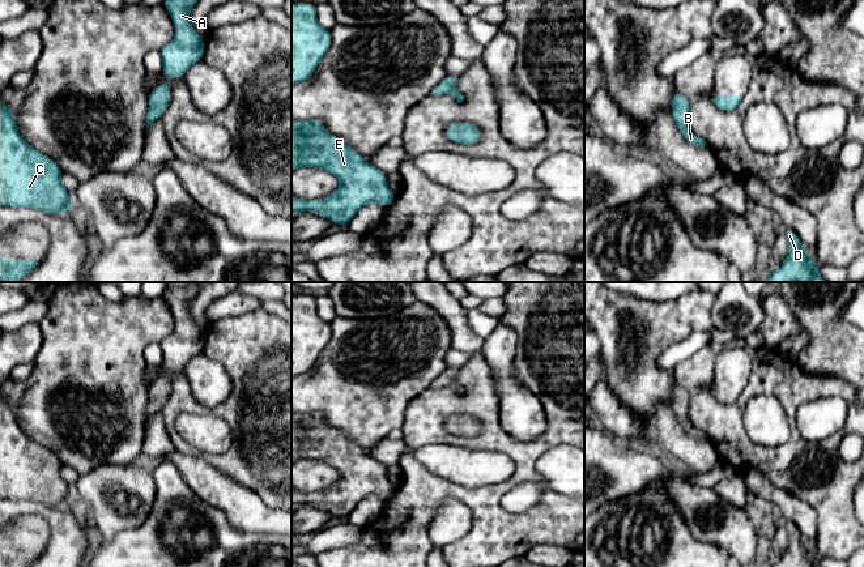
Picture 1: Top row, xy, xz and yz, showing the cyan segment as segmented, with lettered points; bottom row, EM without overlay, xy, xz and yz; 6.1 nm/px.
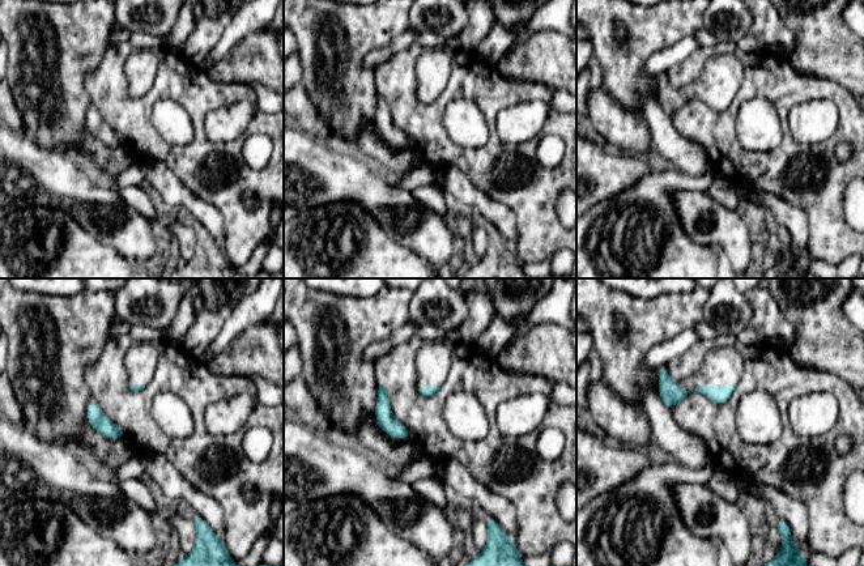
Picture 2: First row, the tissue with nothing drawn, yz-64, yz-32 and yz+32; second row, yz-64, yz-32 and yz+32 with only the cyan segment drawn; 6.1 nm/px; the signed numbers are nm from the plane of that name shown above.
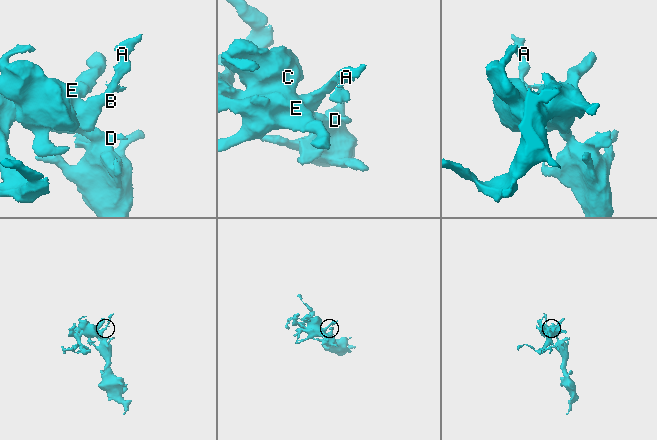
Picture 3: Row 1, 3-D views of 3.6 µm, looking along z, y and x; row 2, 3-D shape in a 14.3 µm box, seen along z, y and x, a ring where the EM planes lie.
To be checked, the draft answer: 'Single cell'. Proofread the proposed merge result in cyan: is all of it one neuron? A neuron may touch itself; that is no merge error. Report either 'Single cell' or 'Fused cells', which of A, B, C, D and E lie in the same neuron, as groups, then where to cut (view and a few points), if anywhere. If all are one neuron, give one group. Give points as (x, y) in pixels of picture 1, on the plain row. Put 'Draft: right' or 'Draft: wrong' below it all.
Single cell. Groups: A B C D E. No split
Draft: right

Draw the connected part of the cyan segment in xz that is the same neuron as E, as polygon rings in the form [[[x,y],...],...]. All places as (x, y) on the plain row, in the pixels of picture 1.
[[[291,413],[291,465],[302,459],[329,464],[340,472],[340,479],[327,490],[306,494],[291,487],[293,504],[312,504],[328,511],[333,517],[346,519],[361,500],[378,495],[388,500],[395,487],[387,478],[386,466],[365,453],[340,430],[325,423],[319,413]]]

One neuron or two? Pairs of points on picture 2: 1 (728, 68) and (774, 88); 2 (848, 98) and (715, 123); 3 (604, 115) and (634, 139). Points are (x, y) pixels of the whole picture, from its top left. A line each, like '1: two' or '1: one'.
1: two
2: one
3: one

